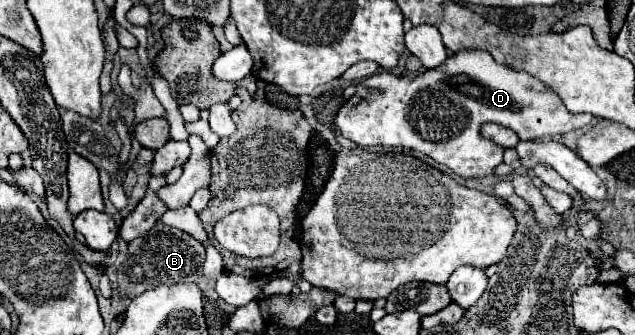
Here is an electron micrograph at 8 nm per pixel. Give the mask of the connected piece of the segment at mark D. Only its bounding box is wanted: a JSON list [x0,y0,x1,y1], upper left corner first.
[334,50,590,178]

